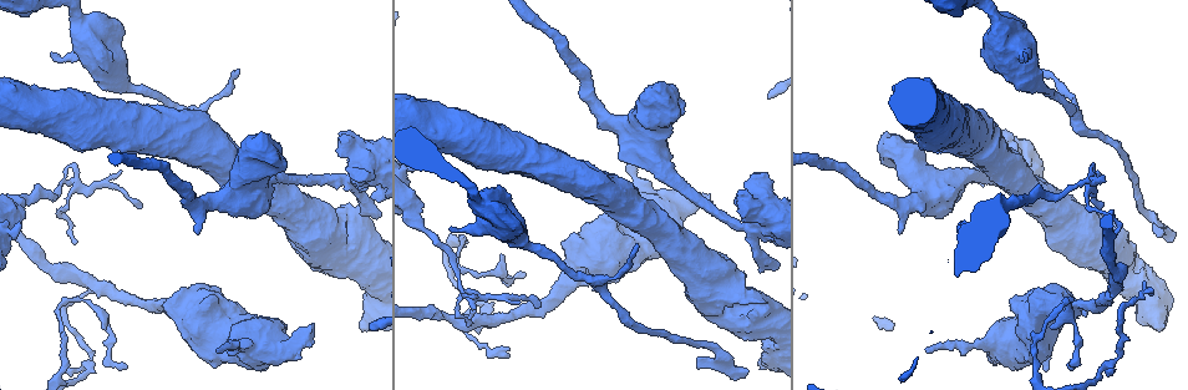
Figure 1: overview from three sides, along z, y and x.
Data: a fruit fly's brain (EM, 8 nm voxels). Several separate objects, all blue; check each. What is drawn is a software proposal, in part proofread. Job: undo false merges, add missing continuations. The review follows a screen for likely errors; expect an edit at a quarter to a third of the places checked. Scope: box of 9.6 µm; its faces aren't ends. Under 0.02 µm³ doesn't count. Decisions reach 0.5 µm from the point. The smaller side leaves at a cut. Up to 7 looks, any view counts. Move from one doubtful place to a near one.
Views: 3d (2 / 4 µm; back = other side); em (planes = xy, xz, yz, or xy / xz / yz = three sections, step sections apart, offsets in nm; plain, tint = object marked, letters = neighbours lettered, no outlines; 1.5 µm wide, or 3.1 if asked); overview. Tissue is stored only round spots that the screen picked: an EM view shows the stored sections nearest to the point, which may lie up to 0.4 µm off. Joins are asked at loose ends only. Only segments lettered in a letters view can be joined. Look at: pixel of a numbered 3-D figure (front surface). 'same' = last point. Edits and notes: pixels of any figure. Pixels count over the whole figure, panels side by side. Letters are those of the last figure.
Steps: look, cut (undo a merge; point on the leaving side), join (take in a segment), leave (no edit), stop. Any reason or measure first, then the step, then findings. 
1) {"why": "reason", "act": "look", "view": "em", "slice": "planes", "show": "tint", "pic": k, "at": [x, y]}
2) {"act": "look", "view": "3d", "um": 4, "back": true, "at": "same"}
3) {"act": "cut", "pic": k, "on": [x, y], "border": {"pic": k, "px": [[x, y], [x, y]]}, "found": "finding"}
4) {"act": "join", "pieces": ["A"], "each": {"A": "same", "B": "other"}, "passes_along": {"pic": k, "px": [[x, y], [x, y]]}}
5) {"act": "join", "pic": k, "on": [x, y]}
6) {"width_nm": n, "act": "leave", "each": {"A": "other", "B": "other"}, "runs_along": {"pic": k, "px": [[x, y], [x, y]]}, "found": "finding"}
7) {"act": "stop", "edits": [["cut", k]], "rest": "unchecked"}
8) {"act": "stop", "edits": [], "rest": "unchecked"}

{"why": "branch stops here", "act": "look", "view": "em", "slice": "planes", "show": "letters", "pic": 1, "at": [762, 369]}

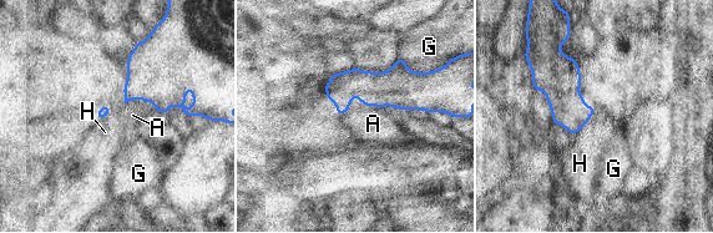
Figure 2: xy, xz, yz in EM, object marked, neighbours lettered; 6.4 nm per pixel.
{"act": "leave", "each": {"A": "other", "G": "other", "H": "other"}, "border": {"pic": 2, "px": [[136, 99], [127, 101]]}, "found": "none of them fits"}

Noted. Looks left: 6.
{"why": "free end", "act": "look", "view": "em", "slice": "xy", "step": 8, "show": "tint", "pic": 1, "at": [749, 371]}

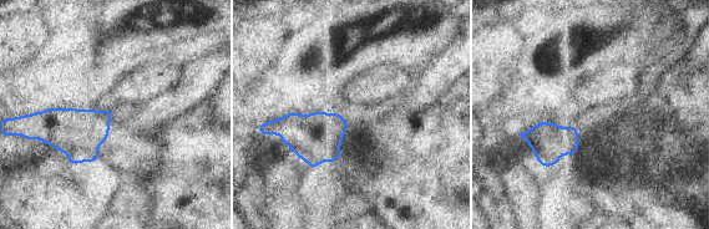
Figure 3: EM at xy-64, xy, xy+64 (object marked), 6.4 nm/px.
{"why": "another direction", "act": "look", "view": "em", "slice": "planes", "show": "letters", "at": "same"}

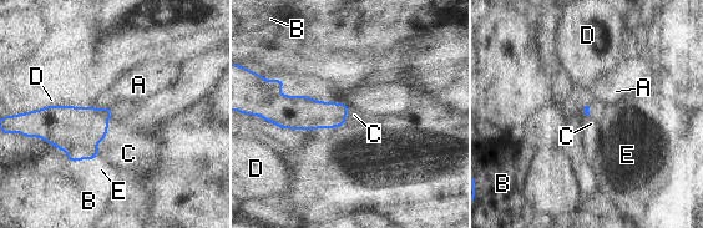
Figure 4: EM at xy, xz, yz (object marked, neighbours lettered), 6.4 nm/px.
{"act": "join", "pieces": ["C"], "each": {"A": "other", "B": "other", "C": "same", "D": "other", "E": "other"}, "passes_along": {"pic": 4, "px": [[76, 130], [106, 131], [129, 153]]}, "found": "it goes on there"}

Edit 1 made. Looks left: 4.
{"why": "tapers out", "act": "look", "view": "em", "slice": "xz", "step": 8, "show": "tint", "pic": 1, "at": [540, 303]}

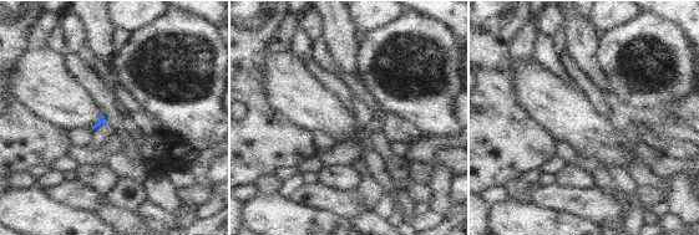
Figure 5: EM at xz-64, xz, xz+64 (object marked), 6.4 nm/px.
{"act": "look", "view": "em", "slice": "planes", "show": "letters", "at": "same"}

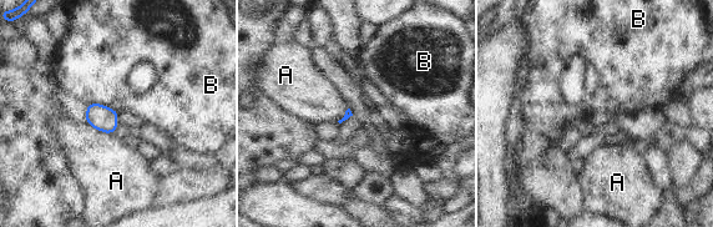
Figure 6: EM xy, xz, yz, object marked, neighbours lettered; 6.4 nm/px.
{"act": "leave", "each": {"A": "other", "B": "other"}, "found": "none of them fits"}

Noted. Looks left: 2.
{"act": "stop", "edits": [["join", 4]], "rest": "unchecked"}

